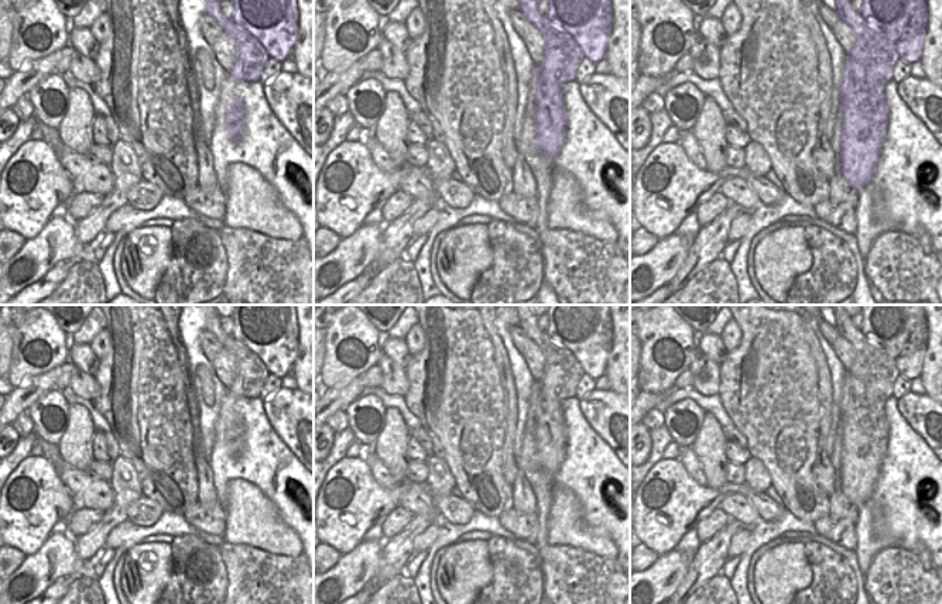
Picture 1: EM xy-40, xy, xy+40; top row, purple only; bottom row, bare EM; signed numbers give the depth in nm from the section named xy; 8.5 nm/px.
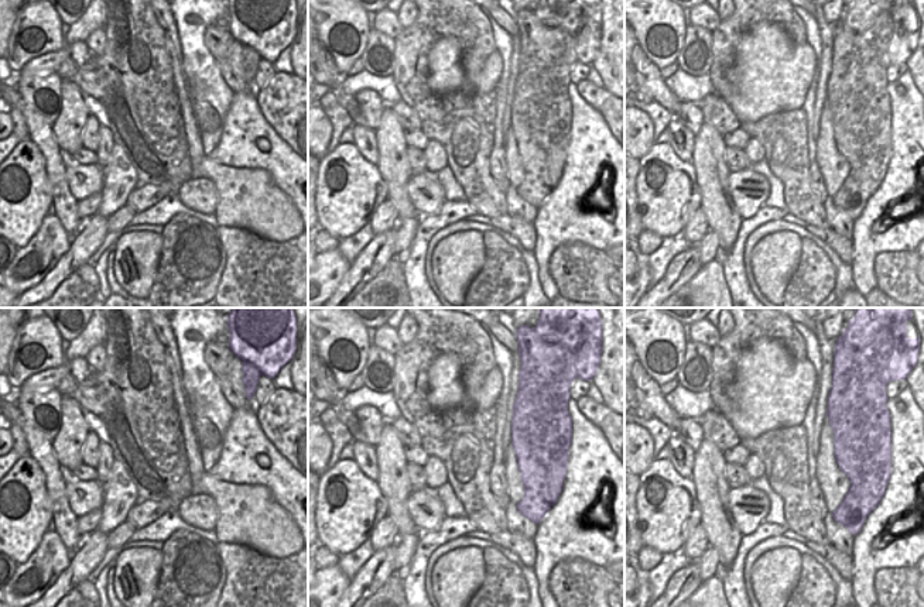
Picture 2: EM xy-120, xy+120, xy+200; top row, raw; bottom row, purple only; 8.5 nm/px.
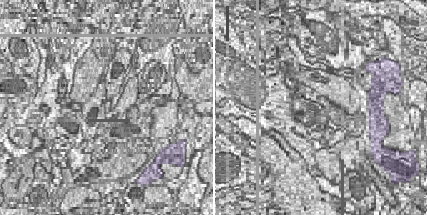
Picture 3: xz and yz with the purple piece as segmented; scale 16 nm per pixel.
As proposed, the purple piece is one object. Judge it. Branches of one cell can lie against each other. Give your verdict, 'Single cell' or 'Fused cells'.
Fused cells.

